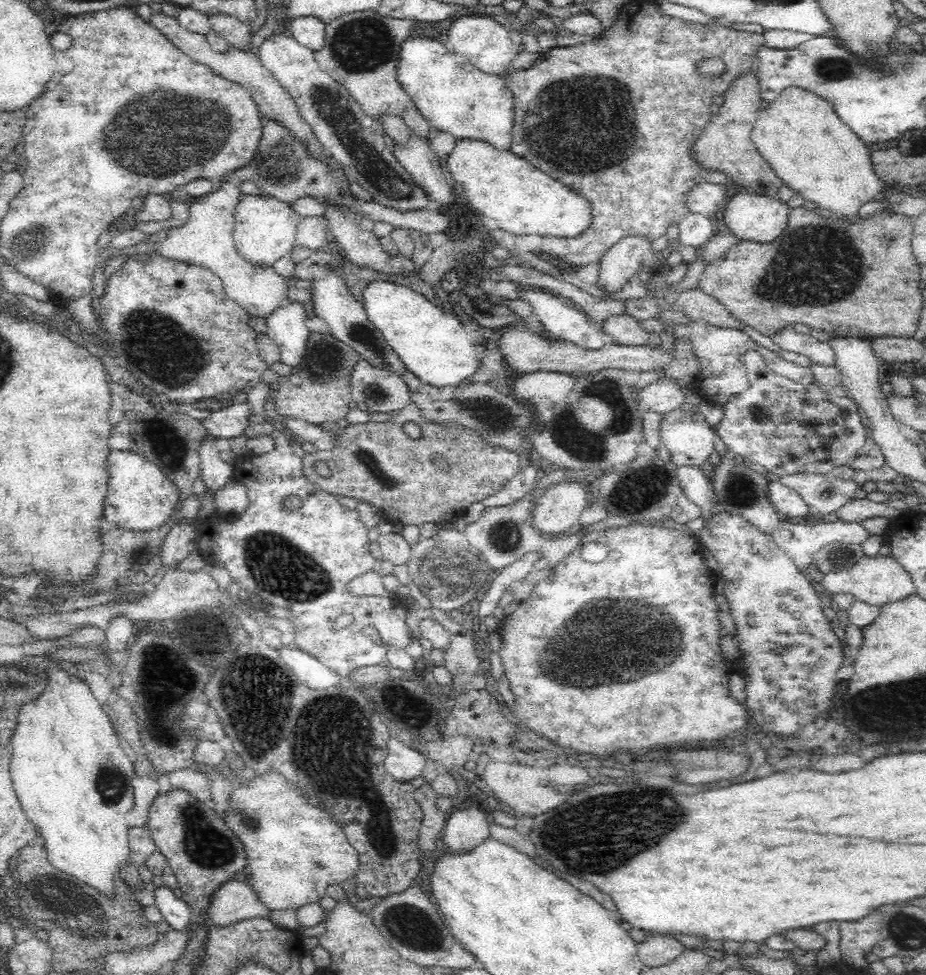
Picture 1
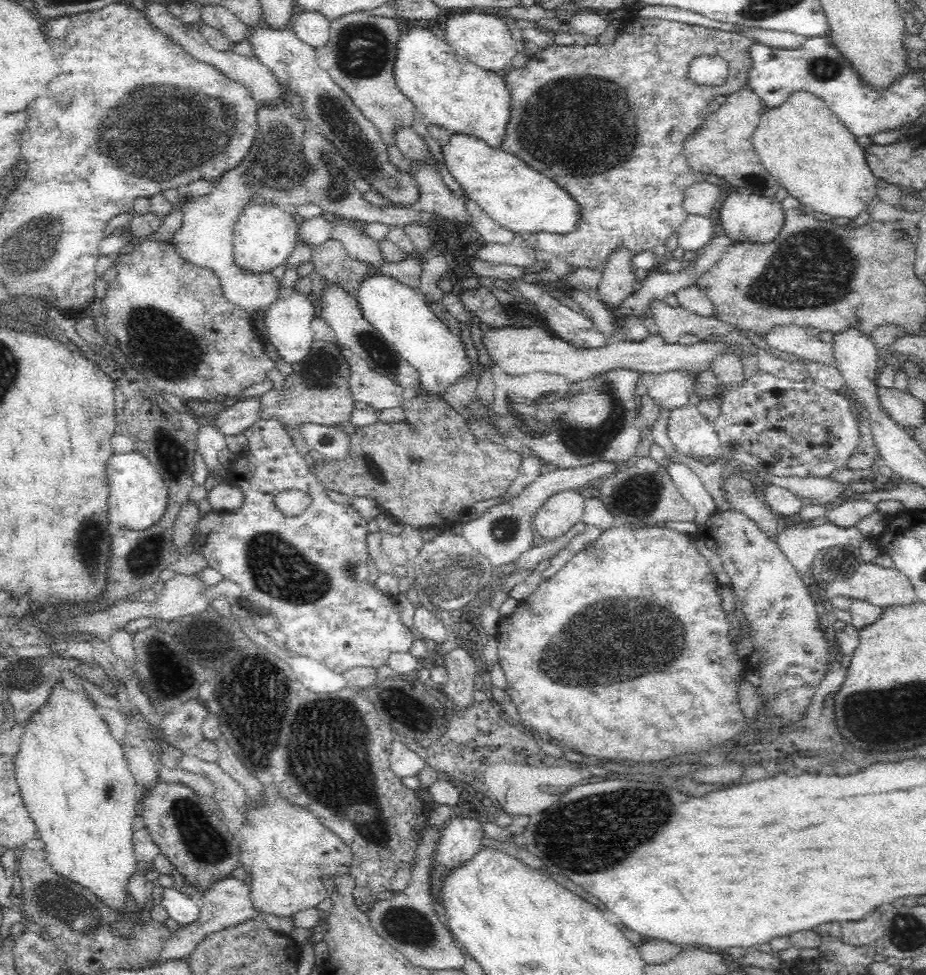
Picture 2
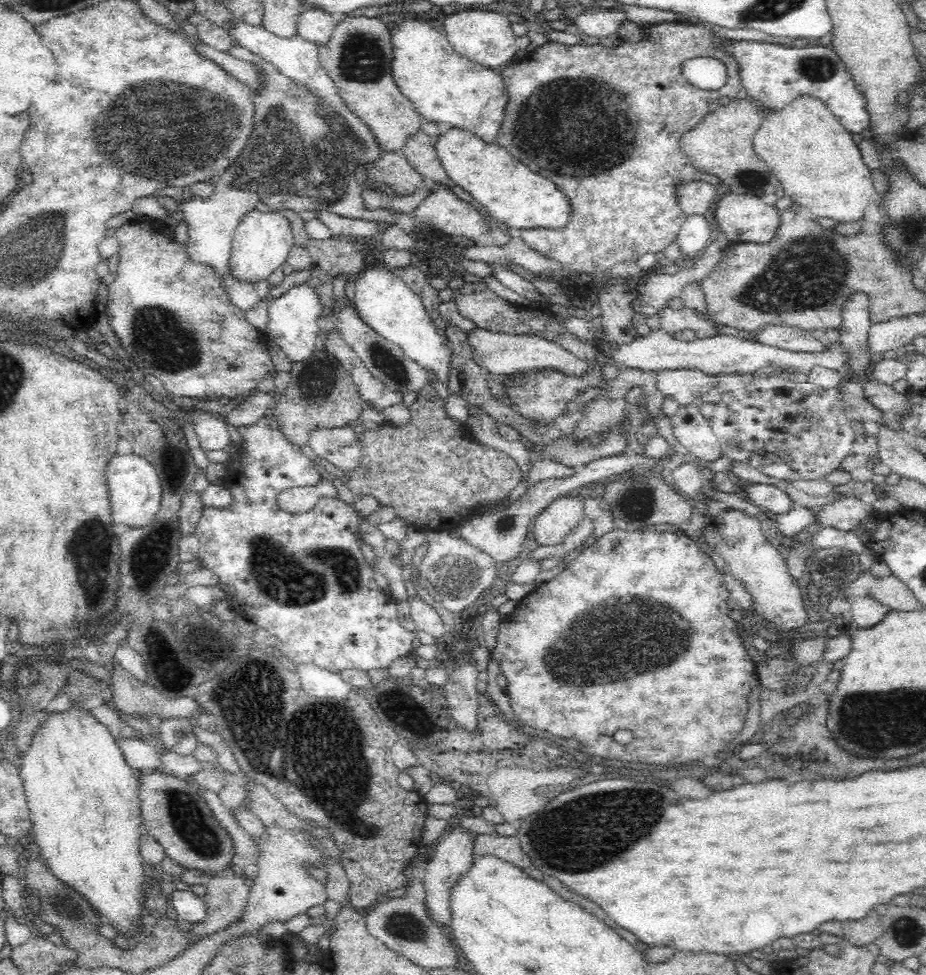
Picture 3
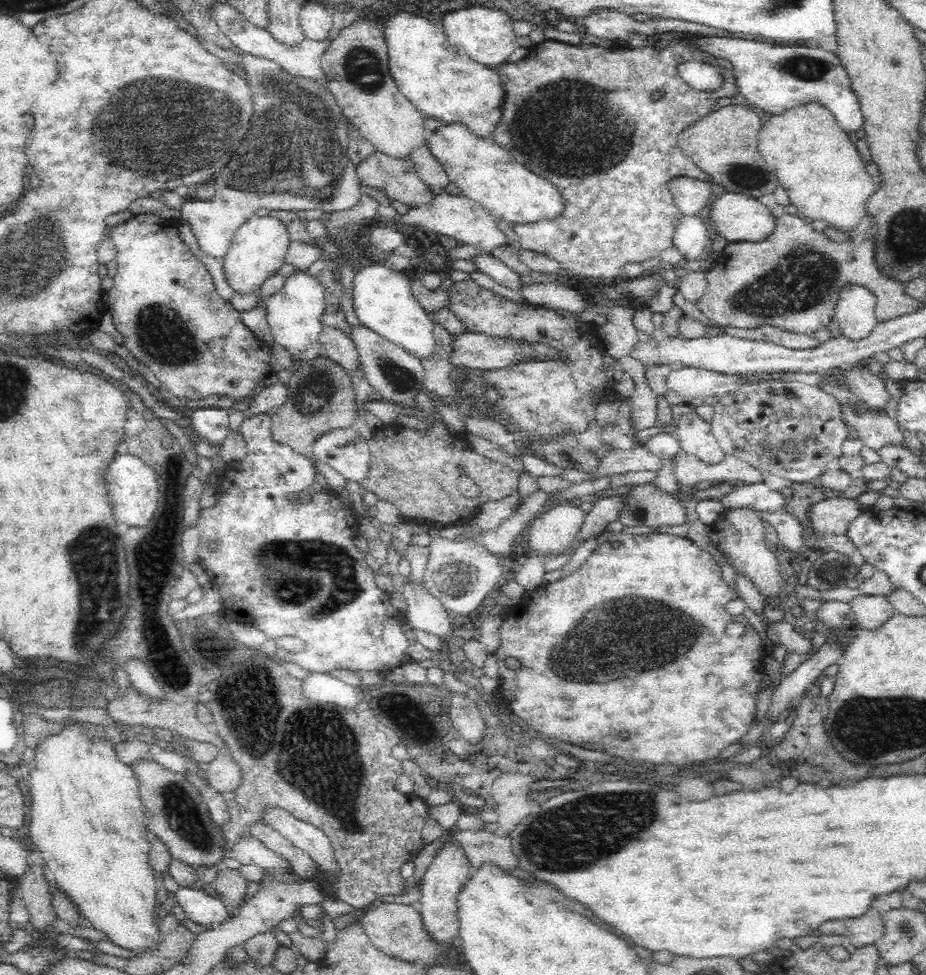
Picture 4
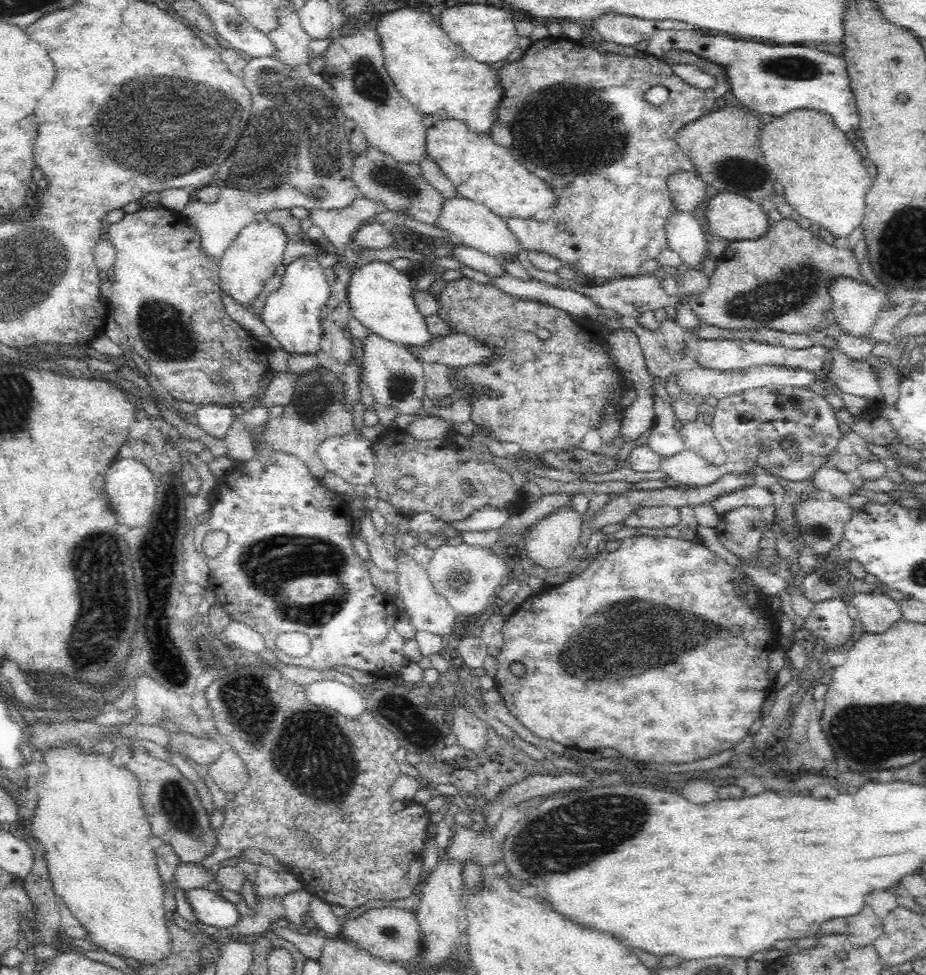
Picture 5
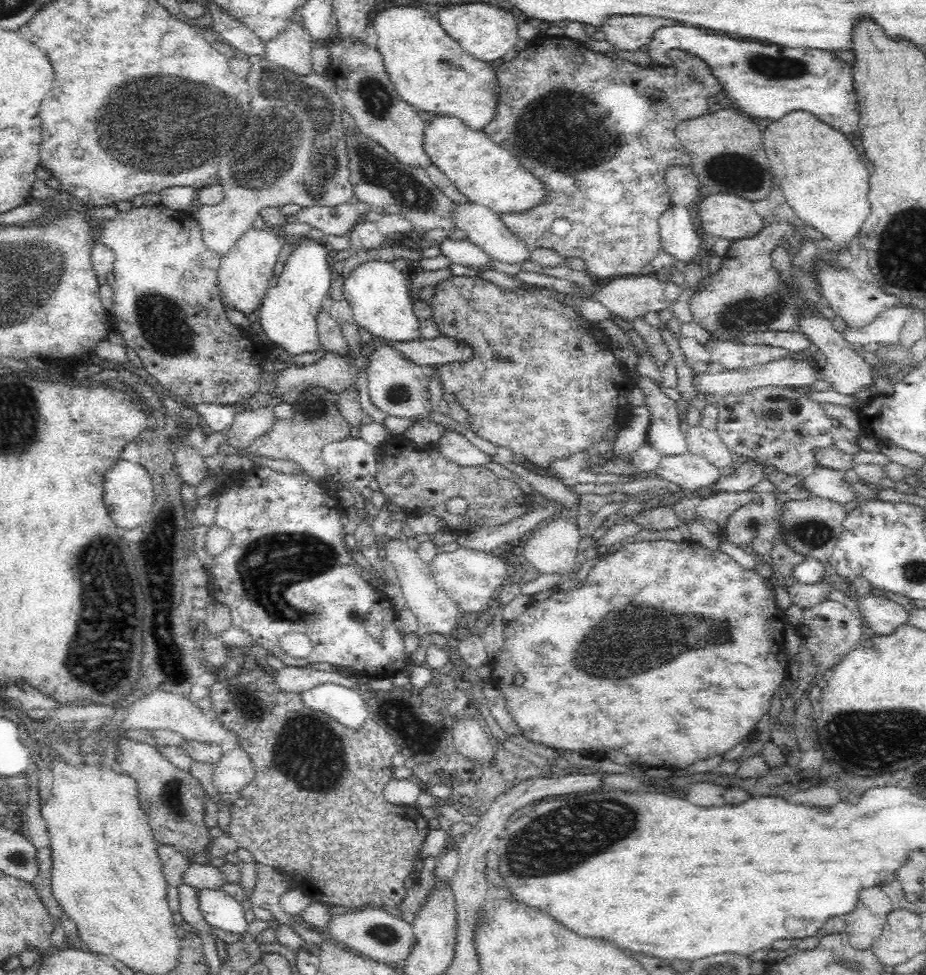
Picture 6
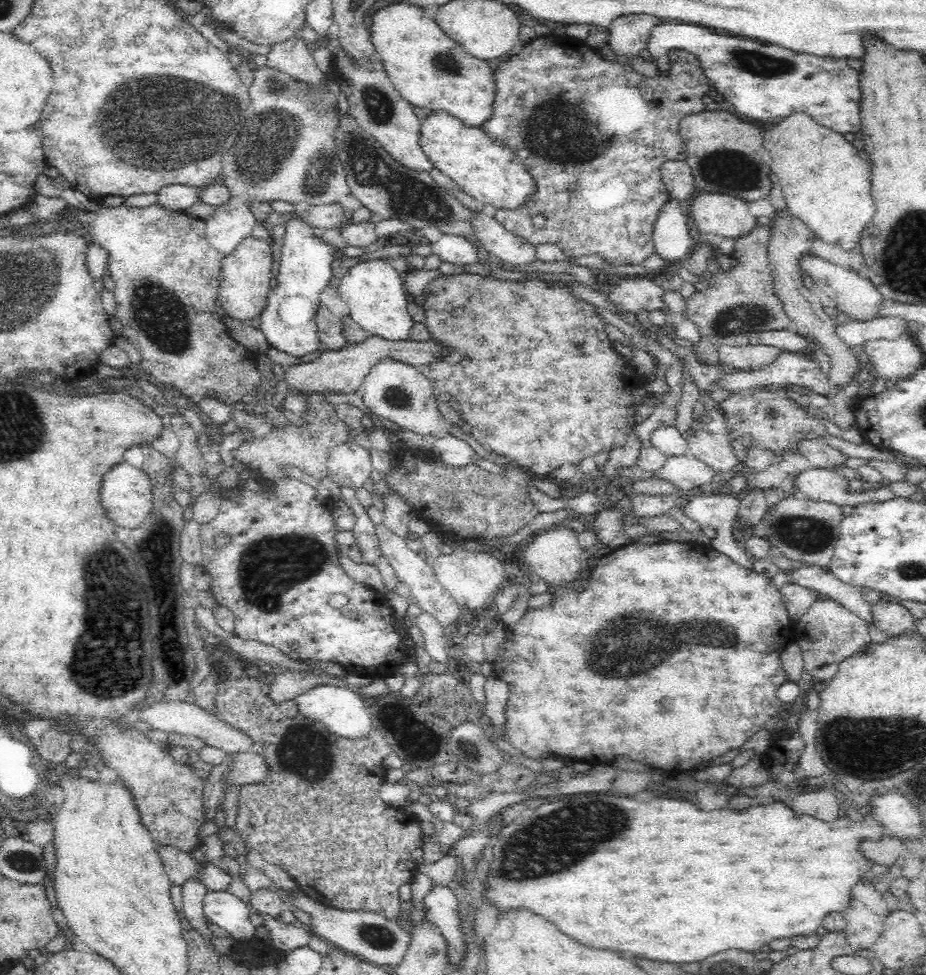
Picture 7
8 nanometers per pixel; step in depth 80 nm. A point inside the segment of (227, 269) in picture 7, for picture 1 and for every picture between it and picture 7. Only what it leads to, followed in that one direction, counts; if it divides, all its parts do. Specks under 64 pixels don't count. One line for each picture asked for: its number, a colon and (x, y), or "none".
1: (265, 228)
2: (265, 235)
3: (262, 242)
4: (260, 246)
5: (257, 251)
6: (244, 272)

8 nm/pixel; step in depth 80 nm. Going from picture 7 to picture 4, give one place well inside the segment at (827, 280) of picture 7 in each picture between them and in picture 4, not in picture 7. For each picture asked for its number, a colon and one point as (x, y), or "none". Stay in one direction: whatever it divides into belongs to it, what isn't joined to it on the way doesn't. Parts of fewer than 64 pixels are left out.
4: (855, 314)
5: (856, 306)
6: (858, 303)

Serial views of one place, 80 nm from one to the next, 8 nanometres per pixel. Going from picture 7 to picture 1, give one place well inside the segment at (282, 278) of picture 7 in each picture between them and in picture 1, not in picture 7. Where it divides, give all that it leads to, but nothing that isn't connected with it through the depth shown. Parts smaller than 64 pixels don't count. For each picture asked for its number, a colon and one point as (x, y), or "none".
1: (286, 326)
2: (287, 322)
3: (292, 323)
4: (293, 314)
5: (293, 313)
6: (288, 314)

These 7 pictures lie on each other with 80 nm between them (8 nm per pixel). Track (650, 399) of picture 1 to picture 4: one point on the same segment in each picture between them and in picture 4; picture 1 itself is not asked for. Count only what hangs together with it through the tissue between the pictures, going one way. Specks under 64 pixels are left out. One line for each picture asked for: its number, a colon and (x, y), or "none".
2: (670, 390)
3: (685, 386)
4: (692, 384)

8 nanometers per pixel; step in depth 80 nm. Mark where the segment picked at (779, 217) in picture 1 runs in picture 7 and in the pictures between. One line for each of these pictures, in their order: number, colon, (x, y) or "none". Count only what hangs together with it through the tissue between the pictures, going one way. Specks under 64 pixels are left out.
2: (744, 217)
3: (742, 217)
4: (737, 217)
5: (733, 217)
6: (729, 217)
7: (726, 216)

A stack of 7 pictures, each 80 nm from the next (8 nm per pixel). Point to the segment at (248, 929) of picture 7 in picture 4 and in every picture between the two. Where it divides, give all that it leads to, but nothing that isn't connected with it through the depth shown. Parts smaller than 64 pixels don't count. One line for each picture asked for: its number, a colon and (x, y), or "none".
4: (199, 907)
5: (210, 908)
6: (220, 910)

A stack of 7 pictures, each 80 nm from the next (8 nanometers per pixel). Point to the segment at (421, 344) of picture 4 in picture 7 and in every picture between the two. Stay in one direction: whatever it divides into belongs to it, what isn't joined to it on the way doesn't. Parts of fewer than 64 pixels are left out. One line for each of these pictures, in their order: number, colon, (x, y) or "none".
5: (381, 298)
6: (377, 292)
7: (374, 291)

